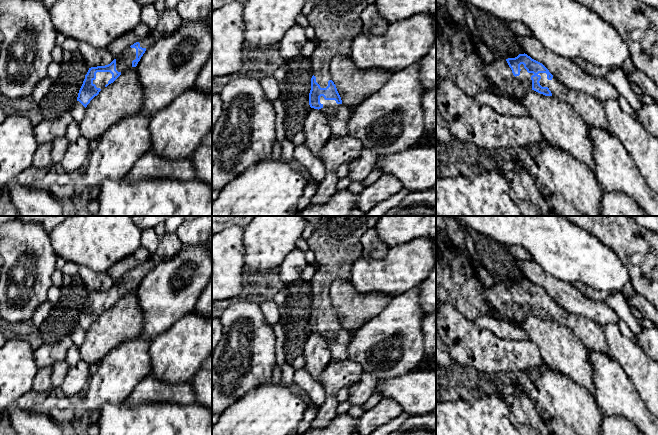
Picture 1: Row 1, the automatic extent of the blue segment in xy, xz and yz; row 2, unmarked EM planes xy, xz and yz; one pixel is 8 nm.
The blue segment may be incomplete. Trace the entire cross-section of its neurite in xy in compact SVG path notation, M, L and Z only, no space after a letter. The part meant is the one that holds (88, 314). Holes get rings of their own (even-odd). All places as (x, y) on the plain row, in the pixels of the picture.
M163 233L159 237L159 245L149 260L126 272L108 289L89 292L83 308L79 314L77 325L85 332L99 316L113 307L122 296L136 291L146 273L152 270L159 262L172 258L183 248L175 233Z

